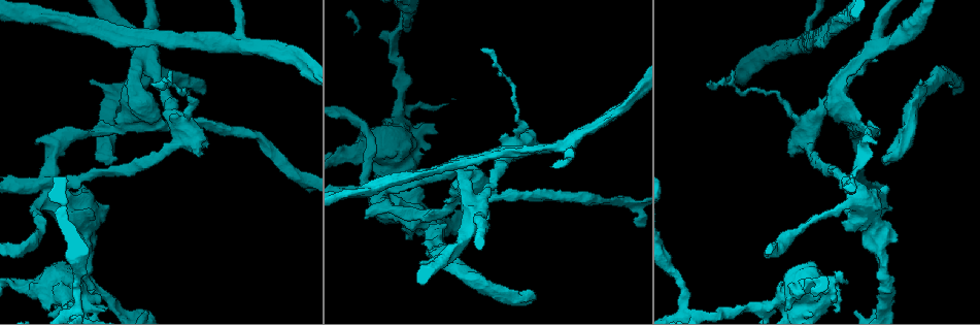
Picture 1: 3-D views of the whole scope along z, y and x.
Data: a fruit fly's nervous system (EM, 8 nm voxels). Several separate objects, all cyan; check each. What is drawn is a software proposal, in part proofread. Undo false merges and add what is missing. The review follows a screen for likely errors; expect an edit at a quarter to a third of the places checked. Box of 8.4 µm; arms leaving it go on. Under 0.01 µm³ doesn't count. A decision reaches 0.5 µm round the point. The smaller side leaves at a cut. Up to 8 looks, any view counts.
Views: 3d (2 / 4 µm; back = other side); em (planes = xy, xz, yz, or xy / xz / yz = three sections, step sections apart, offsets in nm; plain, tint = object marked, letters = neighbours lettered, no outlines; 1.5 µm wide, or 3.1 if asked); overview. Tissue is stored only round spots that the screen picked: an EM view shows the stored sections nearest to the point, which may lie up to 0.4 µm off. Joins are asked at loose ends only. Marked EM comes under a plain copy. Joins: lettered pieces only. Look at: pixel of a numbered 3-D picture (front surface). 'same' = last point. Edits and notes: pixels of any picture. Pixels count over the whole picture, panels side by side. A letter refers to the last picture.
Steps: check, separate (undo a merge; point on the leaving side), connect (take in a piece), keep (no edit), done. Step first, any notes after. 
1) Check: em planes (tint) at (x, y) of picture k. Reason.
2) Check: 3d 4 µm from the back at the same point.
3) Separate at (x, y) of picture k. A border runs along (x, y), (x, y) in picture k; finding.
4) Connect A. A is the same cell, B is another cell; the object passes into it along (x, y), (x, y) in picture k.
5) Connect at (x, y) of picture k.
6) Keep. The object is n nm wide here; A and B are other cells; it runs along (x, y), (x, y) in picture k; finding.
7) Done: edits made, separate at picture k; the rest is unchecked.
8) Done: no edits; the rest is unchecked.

Check: em planes (letters) at (533, 296) of picture 1. Free end.

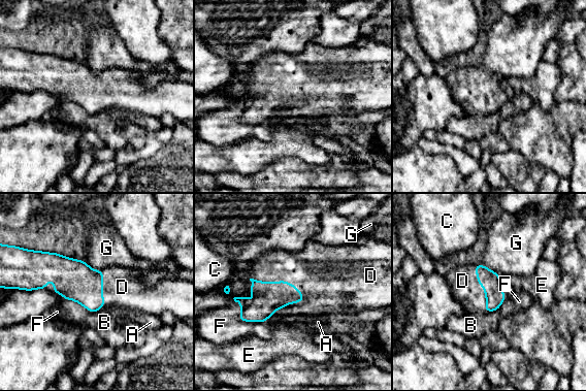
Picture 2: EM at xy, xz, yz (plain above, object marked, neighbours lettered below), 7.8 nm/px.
Connect at (307, 269) of picture 2. The longest contact is with D, 460 nm; D is the same cell, A, B, C, E, F and G are other cells; the object passes into it along (275, 295), (279, 282), (307, 269) in picture 2; the neuron continues.

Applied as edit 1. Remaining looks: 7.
Check: overview. Redraw.

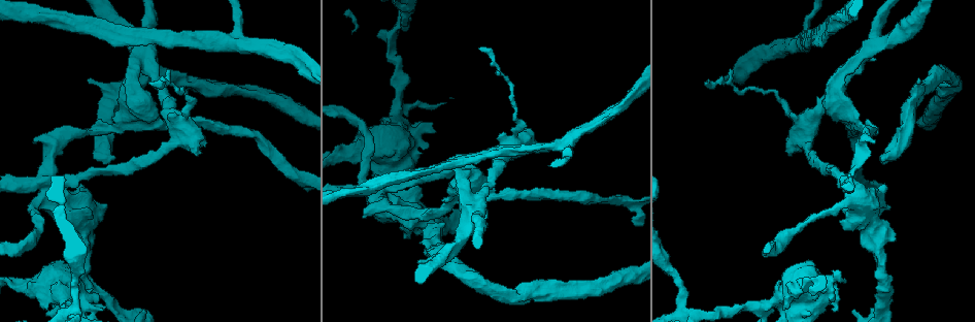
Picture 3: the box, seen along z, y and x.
Check: em xz step 4 (letters) at (417, 262) of picture 3. An open end.

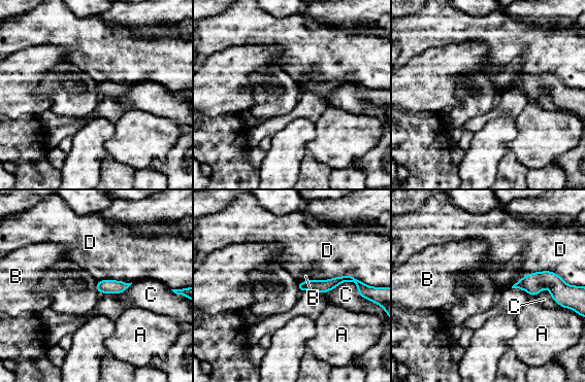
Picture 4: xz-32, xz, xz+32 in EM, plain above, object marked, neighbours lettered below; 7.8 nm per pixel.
Keep. A, B, C and D are other cells; a border runs along (311, 278), (297, 283) in picture 4; no lettered piece goes on from it.

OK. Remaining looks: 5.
Check: em xz step 4 (tint) at (44, 180) of picture 3.

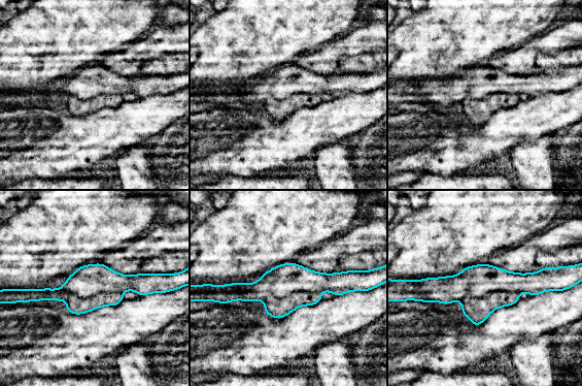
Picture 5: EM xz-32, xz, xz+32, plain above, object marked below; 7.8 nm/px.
Check: em xz step 4 (letters) at the same point.

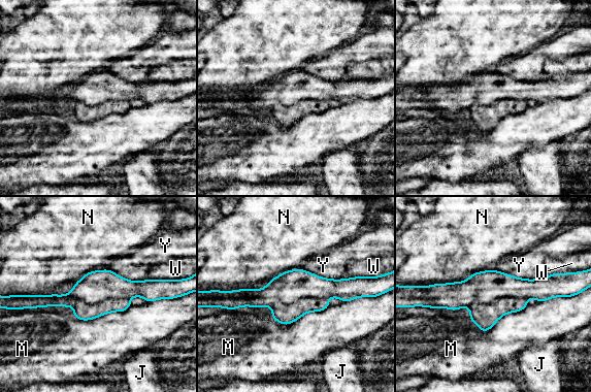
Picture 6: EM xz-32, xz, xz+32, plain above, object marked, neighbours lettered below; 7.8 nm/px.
Separate at (96, 286) of picture 6. The longest contact is with M, 480 nm; J, M, N, W and Y are other cells; the part that leaves runs along (160, 290), (36, 300) in picture 6; two neurons meet here.

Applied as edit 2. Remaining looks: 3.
Done: edits made, connect at picture 2, separate at picture 6; the rest is unchecked.

